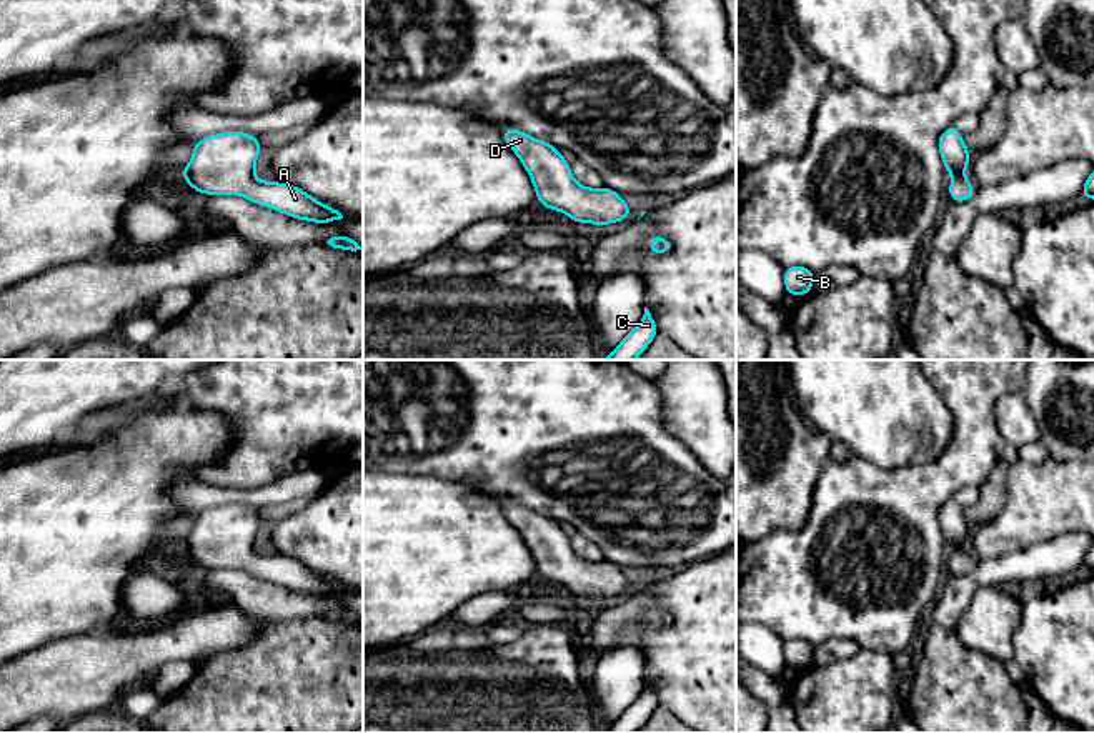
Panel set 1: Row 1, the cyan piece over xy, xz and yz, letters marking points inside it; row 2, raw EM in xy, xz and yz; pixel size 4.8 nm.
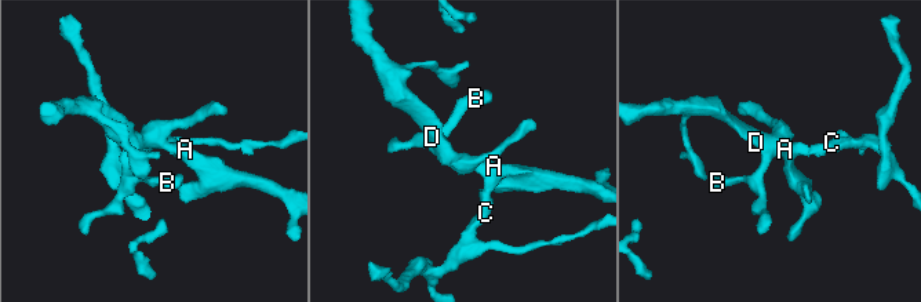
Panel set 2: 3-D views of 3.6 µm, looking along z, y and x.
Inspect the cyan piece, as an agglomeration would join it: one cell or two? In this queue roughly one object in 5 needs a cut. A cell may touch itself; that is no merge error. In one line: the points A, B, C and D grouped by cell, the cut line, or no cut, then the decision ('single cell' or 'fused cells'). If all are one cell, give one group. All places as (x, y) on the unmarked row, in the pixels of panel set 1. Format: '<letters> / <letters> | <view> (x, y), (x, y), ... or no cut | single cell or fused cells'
A B C D | no cut | single cell

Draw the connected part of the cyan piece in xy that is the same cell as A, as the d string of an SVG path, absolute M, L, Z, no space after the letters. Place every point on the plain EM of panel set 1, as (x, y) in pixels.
M240 503L215 506L195 515L191 533L180 548L203 568L241 568L253 576L313 596L343 591L338 583L295 558L256 553L255 536L260 523L258 508L245 508Z

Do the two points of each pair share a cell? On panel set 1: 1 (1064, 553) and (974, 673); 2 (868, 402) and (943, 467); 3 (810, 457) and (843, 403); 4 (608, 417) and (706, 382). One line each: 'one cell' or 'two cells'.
1: two cells
2: two cells
3: two cells
4: two cells

